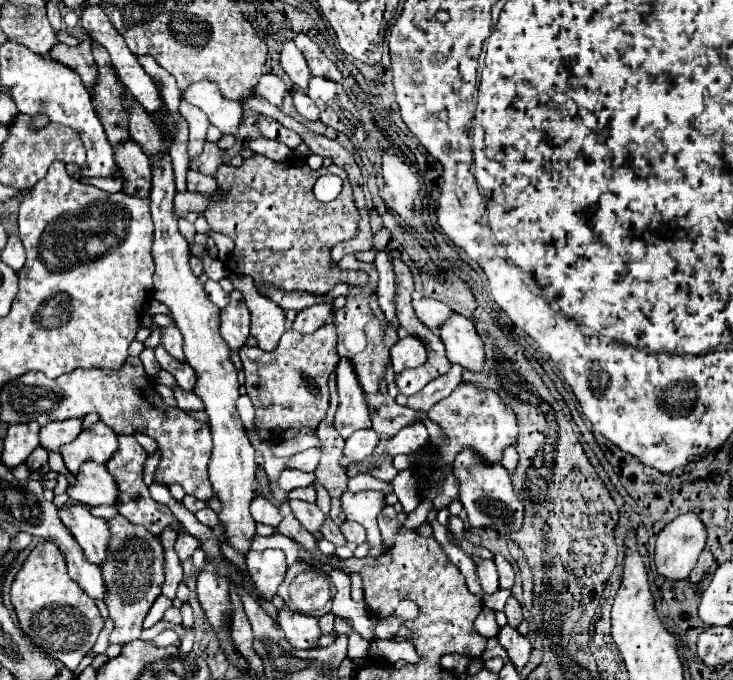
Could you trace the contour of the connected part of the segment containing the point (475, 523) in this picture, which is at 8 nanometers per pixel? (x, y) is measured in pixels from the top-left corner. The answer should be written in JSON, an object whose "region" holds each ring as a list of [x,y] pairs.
{"region":[[[461,452],[455,460],[455,476],[459,476],[461,482],[459,500],[473,528],[493,528],[501,536],[509,536],[511,532],[521,530],[525,508],[513,492],[509,472],[501,464],[495,464],[495,468],[479,468],[479,464],[471,460],[471,452]]]}

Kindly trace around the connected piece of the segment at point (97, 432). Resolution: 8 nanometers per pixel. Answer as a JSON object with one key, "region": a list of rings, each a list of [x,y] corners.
{"region":[[[97,422],[91,428],[83,430],[69,444],[63,444],[59,452],[63,456],[67,470],[75,474],[83,462],[105,464],[115,454],[117,446],[119,444],[117,444],[115,432],[107,424]]]}

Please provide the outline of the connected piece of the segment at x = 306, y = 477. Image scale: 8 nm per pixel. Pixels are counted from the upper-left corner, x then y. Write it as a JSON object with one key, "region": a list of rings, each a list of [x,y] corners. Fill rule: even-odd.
{"region":[[[283,470],[281,478],[279,478],[279,488],[285,492],[291,492],[295,488],[301,486],[311,486],[315,480],[313,474],[305,474],[305,472],[295,472],[295,470]]]}

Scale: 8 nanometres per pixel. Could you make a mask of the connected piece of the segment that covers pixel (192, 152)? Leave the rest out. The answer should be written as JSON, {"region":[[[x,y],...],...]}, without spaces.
{"region":[[[181,104],[181,114],[189,122],[189,156],[199,156],[211,124],[206,114],[191,104]]]}

